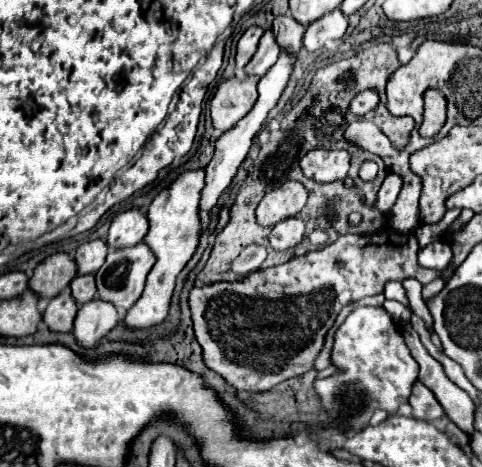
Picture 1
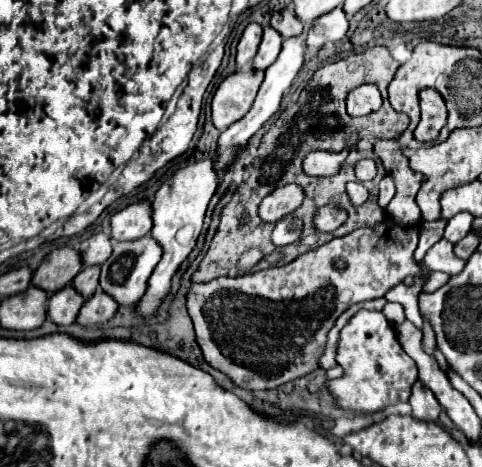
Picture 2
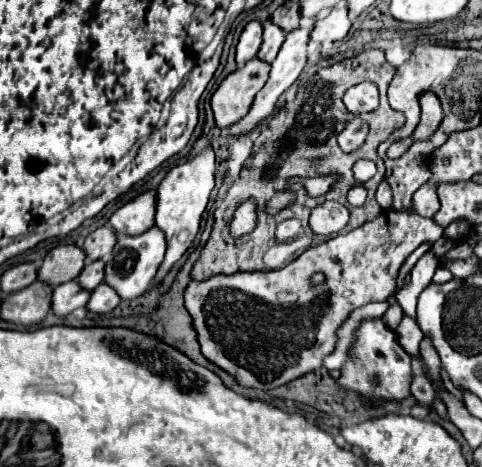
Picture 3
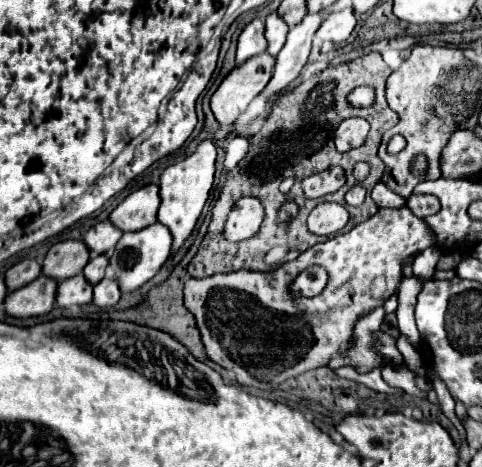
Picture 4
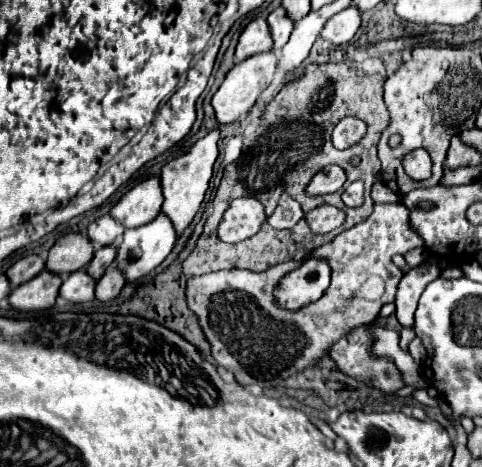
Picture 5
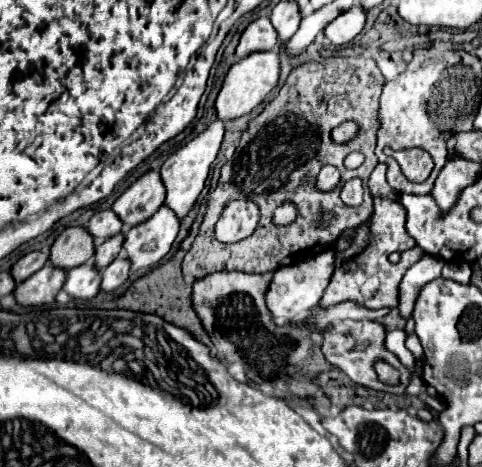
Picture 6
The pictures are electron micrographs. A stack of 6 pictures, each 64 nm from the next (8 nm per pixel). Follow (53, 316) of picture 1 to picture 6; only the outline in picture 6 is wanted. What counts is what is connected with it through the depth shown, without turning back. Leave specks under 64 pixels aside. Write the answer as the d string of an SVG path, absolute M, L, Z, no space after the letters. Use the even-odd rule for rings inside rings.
M82 264L72 270L68 270L68 278L64 284L64 290L72 298L90 300L100 292L100 272L94 268L94 264Z

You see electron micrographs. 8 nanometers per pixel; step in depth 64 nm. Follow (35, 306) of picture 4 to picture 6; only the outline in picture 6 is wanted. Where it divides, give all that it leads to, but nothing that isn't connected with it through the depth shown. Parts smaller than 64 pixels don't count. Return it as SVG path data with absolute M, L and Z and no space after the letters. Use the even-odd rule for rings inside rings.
M46 264L40 272L32 274L28 280L20 282L14 290L18 304L22 306L40 306L40 304L52 304L56 300L56 294L64 286L66 270L56 268L54 264Z

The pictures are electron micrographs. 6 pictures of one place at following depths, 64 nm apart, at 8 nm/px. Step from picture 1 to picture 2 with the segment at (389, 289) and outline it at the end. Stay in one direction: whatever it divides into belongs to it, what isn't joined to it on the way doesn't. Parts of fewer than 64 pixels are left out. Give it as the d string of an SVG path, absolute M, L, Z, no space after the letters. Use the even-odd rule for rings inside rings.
M420 266L420 276L414 276L414 282L410 286L406 286L406 284L401 282L385 295L385 298L389 302L402 304L404 306L404 312L406 312L406 318L412 324L416 324L418 328L422 328L422 316L418 312L418 296L424 290L424 284L426 284L426 280L428 280L430 274L432 272L428 272L428 268Z

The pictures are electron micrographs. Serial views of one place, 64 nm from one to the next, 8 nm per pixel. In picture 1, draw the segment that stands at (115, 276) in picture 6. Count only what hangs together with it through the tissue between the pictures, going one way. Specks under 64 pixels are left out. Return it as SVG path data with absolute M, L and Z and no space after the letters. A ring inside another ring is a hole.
M94 298L92 302L80 306L74 320L74 336L80 346L94 348L118 322L116 306Z

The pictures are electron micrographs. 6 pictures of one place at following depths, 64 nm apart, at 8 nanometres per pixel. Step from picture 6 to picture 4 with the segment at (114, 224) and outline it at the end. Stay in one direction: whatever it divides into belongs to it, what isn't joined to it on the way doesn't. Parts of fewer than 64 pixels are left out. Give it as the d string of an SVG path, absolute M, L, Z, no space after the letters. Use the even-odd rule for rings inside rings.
M104 220L104 222L98 222L96 226L92 226L86 232L84 242L90 248L90 252L96 256L96 254L110 252L118 244L118 240L120 240L122 234L124 232L120 228L116 228L110 220Z

